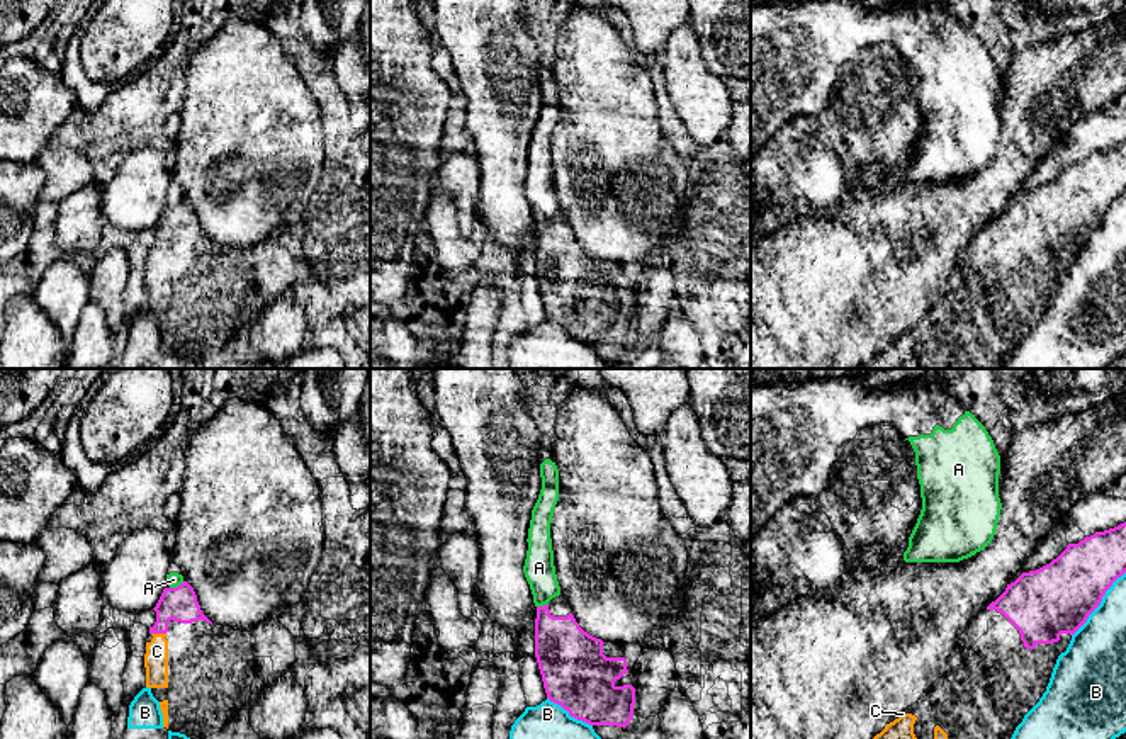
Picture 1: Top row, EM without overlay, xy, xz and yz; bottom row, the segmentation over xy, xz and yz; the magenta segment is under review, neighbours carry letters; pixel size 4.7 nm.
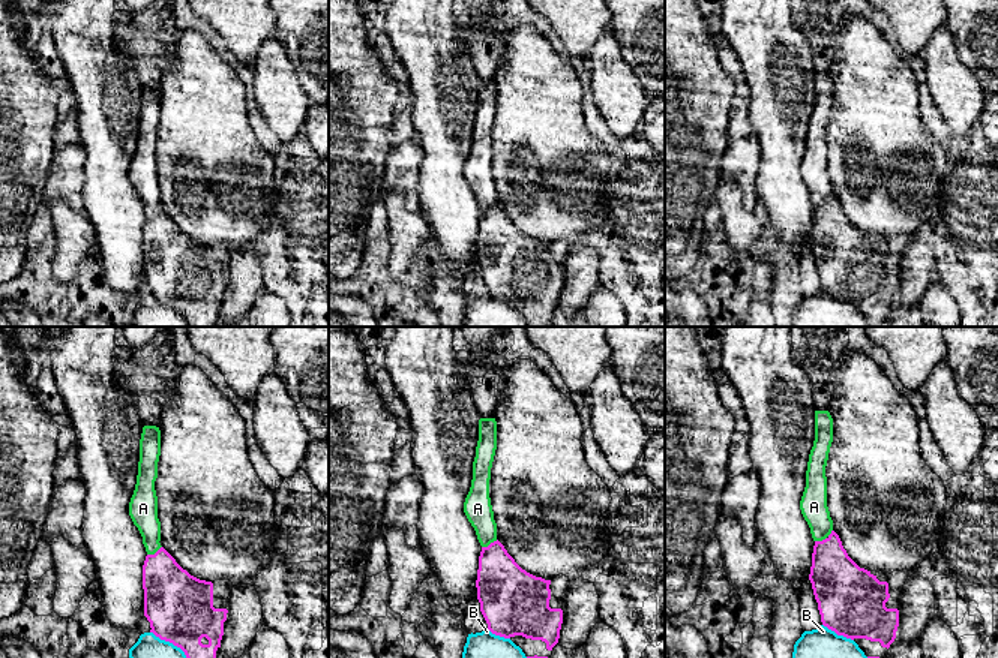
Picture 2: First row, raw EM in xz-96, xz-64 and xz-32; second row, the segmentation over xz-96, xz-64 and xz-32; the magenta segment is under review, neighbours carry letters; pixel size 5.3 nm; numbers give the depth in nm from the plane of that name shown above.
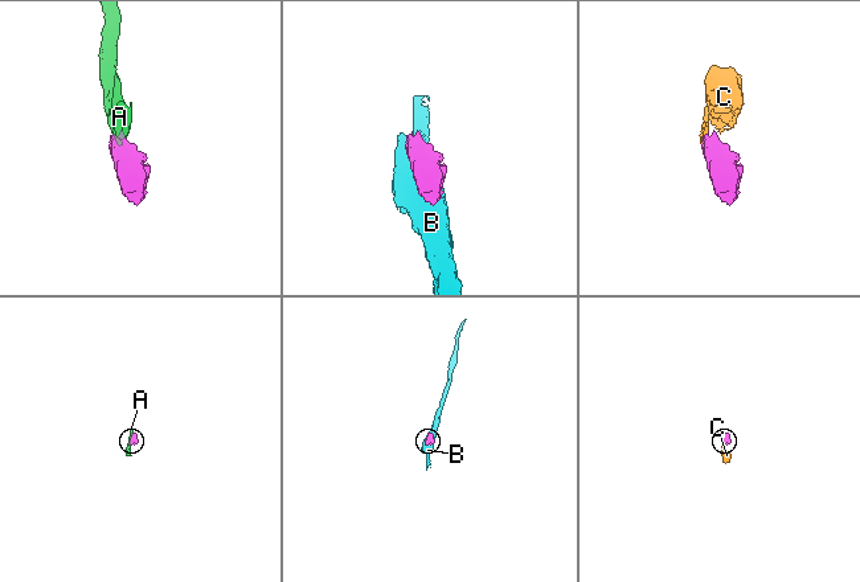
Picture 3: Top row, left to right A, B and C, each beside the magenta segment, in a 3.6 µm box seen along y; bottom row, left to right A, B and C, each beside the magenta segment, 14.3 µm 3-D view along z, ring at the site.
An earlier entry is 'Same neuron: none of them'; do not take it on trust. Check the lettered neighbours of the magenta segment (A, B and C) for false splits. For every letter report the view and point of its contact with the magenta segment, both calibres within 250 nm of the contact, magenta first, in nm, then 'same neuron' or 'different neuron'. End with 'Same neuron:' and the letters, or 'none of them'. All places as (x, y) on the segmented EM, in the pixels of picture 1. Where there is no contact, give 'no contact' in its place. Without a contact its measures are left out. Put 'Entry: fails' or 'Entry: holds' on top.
Entry: fails
A: meets magenta in xy at (177, 586); 160 nm thick on the magenta side, 70 nm on the other; different neuron
B: meets magenta in yz at (1099, 603); 340 nm thick on the magenta side, 280 nm on the other; different neuron
C: meets magenta in xy at (158, 632); 160 nm thick on the magenta side, 110 nm on the other; same neuron
Same neuron: C

